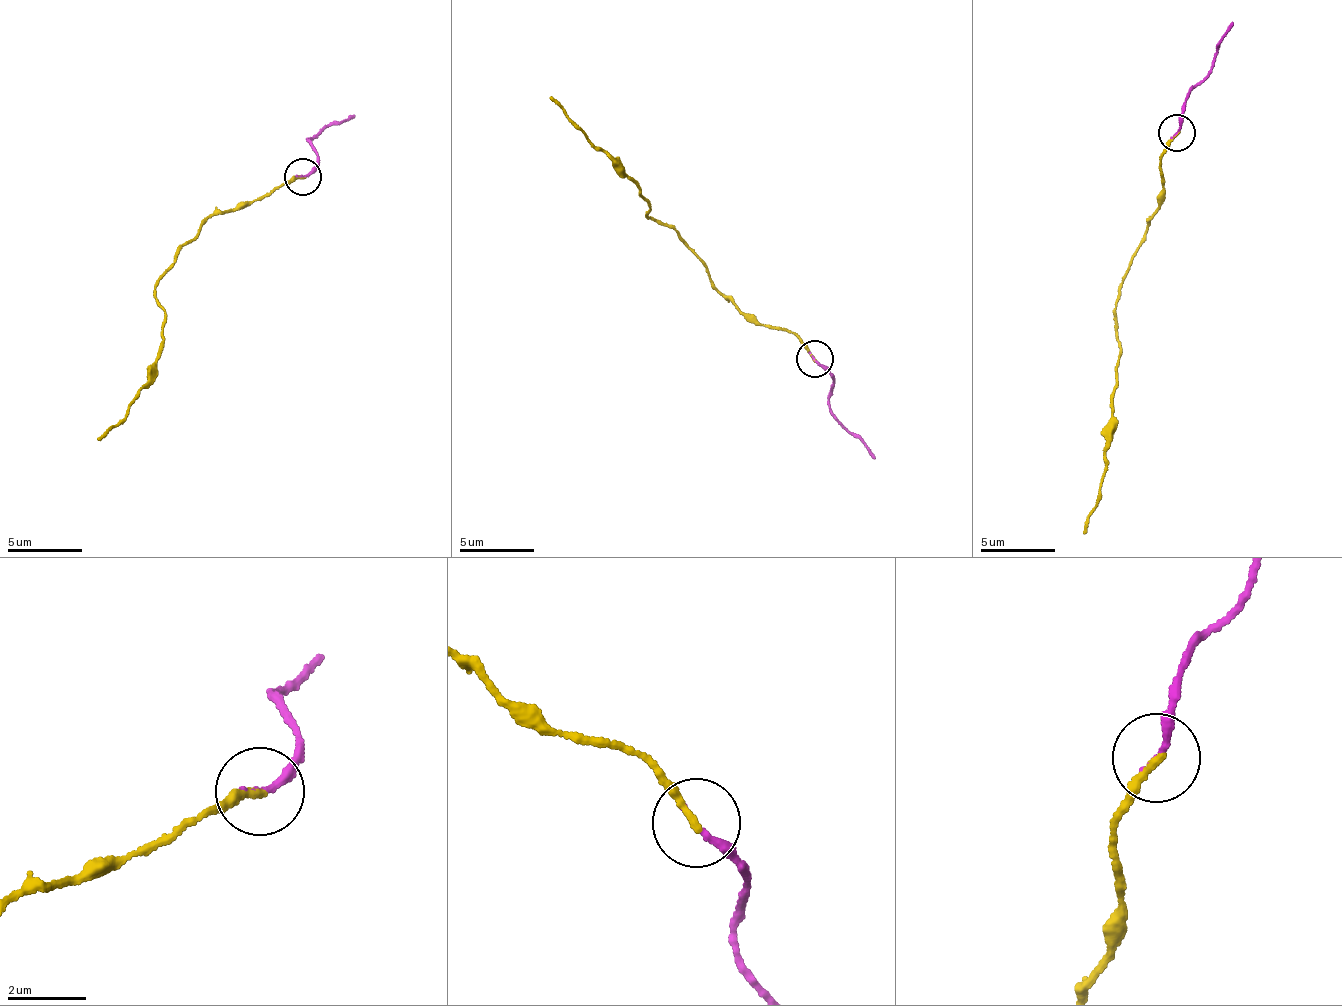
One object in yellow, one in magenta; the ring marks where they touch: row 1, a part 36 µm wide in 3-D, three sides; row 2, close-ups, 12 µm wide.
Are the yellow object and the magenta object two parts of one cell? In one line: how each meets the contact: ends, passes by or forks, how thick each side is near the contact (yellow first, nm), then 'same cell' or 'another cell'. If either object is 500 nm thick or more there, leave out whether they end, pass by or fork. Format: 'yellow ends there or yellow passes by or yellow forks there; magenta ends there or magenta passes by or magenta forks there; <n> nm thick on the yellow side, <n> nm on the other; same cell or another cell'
yellow ends there; magenta ends there; 200 nm thick on the yellow side, 170 nm on the other; another cell

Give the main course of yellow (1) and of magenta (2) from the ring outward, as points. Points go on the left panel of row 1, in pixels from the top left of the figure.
1: (302, 176), (206, 221), (178, 252), (154, 291), (165, 313), (156, 380), (125, 422), (96, 440)
2: (302, 176), (316, 166), (316, 149), (308, 141), (311, 136), (355, 115)

